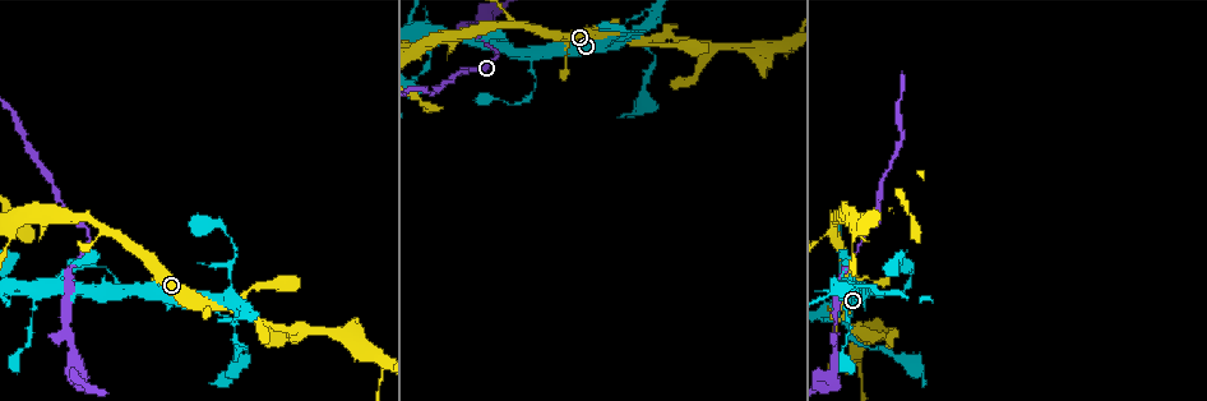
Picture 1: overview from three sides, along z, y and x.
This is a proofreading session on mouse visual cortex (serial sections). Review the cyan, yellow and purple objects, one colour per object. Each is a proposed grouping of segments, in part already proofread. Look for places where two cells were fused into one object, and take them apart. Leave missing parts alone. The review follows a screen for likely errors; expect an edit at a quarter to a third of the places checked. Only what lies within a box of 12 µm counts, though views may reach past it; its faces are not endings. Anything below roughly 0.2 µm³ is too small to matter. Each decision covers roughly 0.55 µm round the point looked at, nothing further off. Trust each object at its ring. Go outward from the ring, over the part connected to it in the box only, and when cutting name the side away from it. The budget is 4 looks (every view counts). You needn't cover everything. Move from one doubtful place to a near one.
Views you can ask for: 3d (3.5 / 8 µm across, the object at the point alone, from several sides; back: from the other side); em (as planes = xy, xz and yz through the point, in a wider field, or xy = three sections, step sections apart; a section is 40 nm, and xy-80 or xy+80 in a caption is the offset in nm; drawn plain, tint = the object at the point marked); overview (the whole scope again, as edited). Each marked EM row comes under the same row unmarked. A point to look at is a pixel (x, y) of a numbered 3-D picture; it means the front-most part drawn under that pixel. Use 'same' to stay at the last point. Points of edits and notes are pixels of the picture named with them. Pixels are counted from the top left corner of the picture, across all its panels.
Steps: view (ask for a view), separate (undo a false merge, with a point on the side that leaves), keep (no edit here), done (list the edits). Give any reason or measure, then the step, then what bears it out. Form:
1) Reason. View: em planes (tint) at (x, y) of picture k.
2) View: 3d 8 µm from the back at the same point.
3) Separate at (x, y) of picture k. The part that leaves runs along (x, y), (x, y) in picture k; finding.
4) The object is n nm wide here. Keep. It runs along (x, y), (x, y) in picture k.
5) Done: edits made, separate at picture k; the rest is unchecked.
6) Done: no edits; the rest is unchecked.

Calibre changes. View: 3d 3.5 µm at (835, 231) of picture 1.

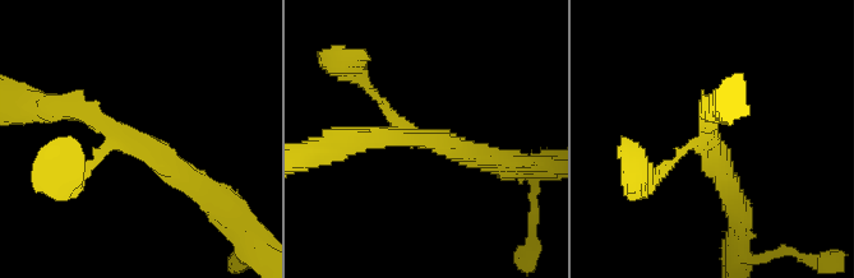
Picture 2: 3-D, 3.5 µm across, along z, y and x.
3 arms meet here; the arms are 150, 250, 300 nm wide. Keep. It runs along (195, 186), (148, 143), (54, 109) in picture 2; one cell here.

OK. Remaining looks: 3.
A narrow waist. View: 3d 3.5 µm at (236, 333) of picture 1.

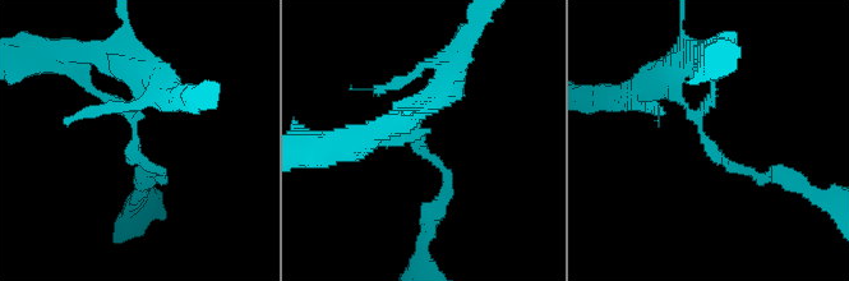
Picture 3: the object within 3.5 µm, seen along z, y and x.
The arms are 150, 250 nm wide; now the EM. View: em xy step 2 (tint) at (702, 132) of picture 3.

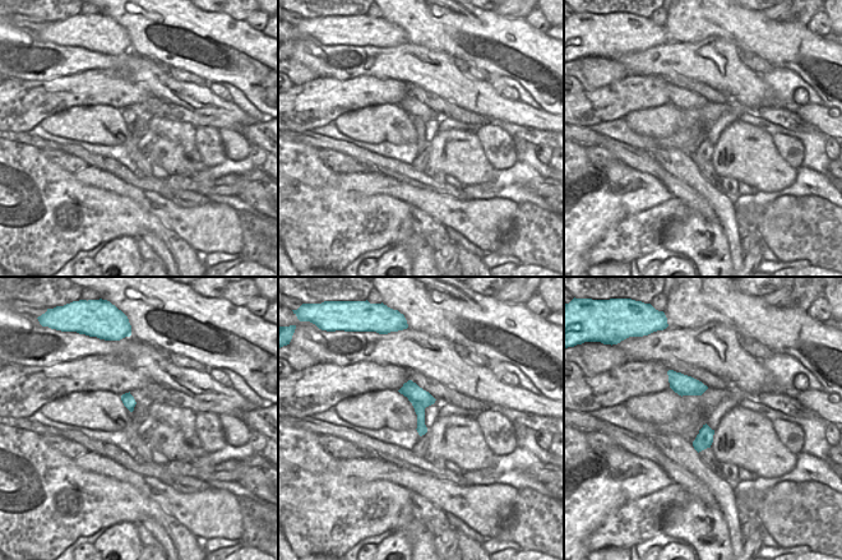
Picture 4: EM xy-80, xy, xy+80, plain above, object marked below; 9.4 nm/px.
The object is 190 nm wide here. Separate at (143, 162) of picture 3. The part that leaves runs along (134, 121), (146, 176) in picture 3; two cells meet here.

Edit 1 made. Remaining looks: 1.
Done: edits made, separate at picture 3; the rest is unchecked.

